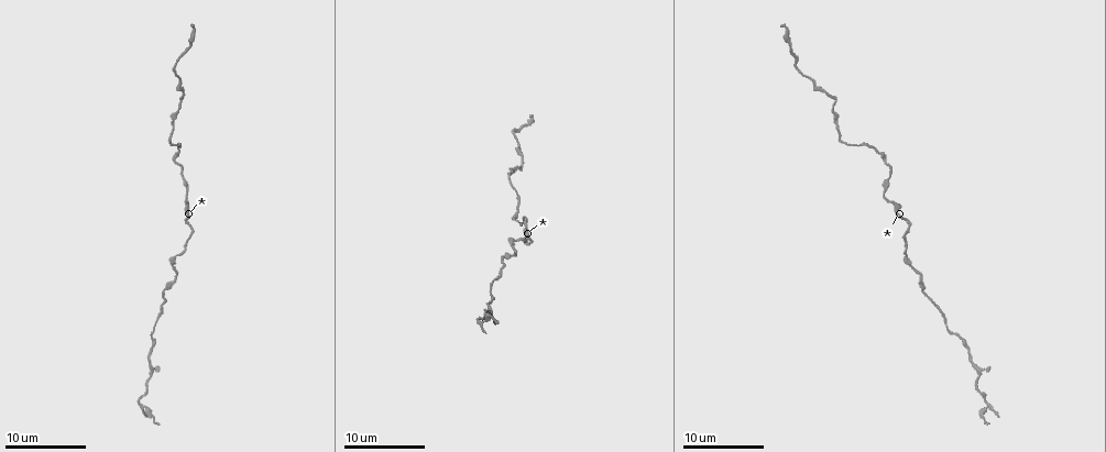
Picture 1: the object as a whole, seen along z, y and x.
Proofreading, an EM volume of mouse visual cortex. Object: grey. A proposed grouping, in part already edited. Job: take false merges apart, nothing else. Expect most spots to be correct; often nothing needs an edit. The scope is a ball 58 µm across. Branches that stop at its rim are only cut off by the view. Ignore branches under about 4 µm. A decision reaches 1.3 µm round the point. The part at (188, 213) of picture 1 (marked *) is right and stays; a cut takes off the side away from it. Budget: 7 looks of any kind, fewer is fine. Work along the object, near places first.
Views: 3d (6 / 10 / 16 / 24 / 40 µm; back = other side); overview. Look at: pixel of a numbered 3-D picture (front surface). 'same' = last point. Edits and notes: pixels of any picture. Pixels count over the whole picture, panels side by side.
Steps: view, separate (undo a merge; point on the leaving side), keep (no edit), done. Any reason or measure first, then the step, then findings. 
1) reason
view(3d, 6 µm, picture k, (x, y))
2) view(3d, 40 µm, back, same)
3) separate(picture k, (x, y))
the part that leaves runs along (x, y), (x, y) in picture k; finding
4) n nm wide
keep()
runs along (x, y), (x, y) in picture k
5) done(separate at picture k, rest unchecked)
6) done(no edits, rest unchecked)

thick turns thin
view(3d, 16 µm, picture 1, (163, 291))

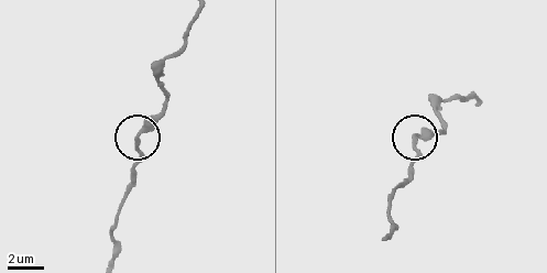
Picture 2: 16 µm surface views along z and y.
view(3d, 16 µm, back, picture 2, (413, 140))

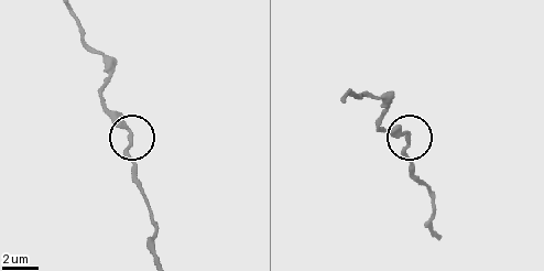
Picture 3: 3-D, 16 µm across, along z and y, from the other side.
keep()
runs along (74, 19), (104, 63), (101, 103), (131, 139), (133, 176) in picture 3; continuous, no second neuron

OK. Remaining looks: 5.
sudden change in width
view(3d, 6 µm, picture 1, (172, 126))

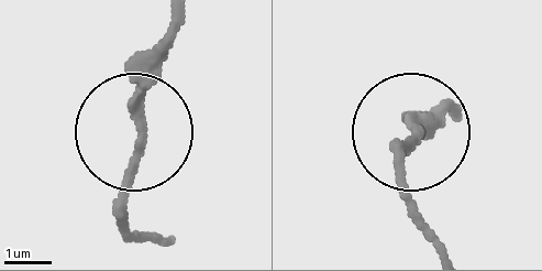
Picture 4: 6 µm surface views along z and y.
200 nm wide
keep()
runs along (165, 239), (130, 235), (122, 192), (133, 73), (169, 13) in picture 4; continuous, no second neuron

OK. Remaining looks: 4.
thick turns thin
view(3d, 16 µm, picture 1, (956, 333))

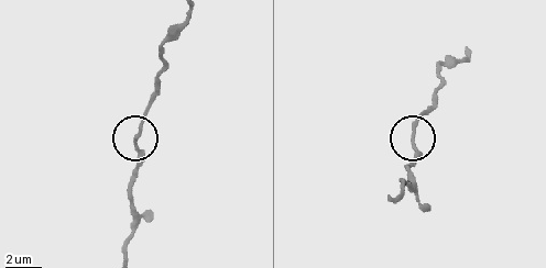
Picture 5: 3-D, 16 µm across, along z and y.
keep()
one neuron here

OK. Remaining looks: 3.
done(no edits, rest unchecked)

